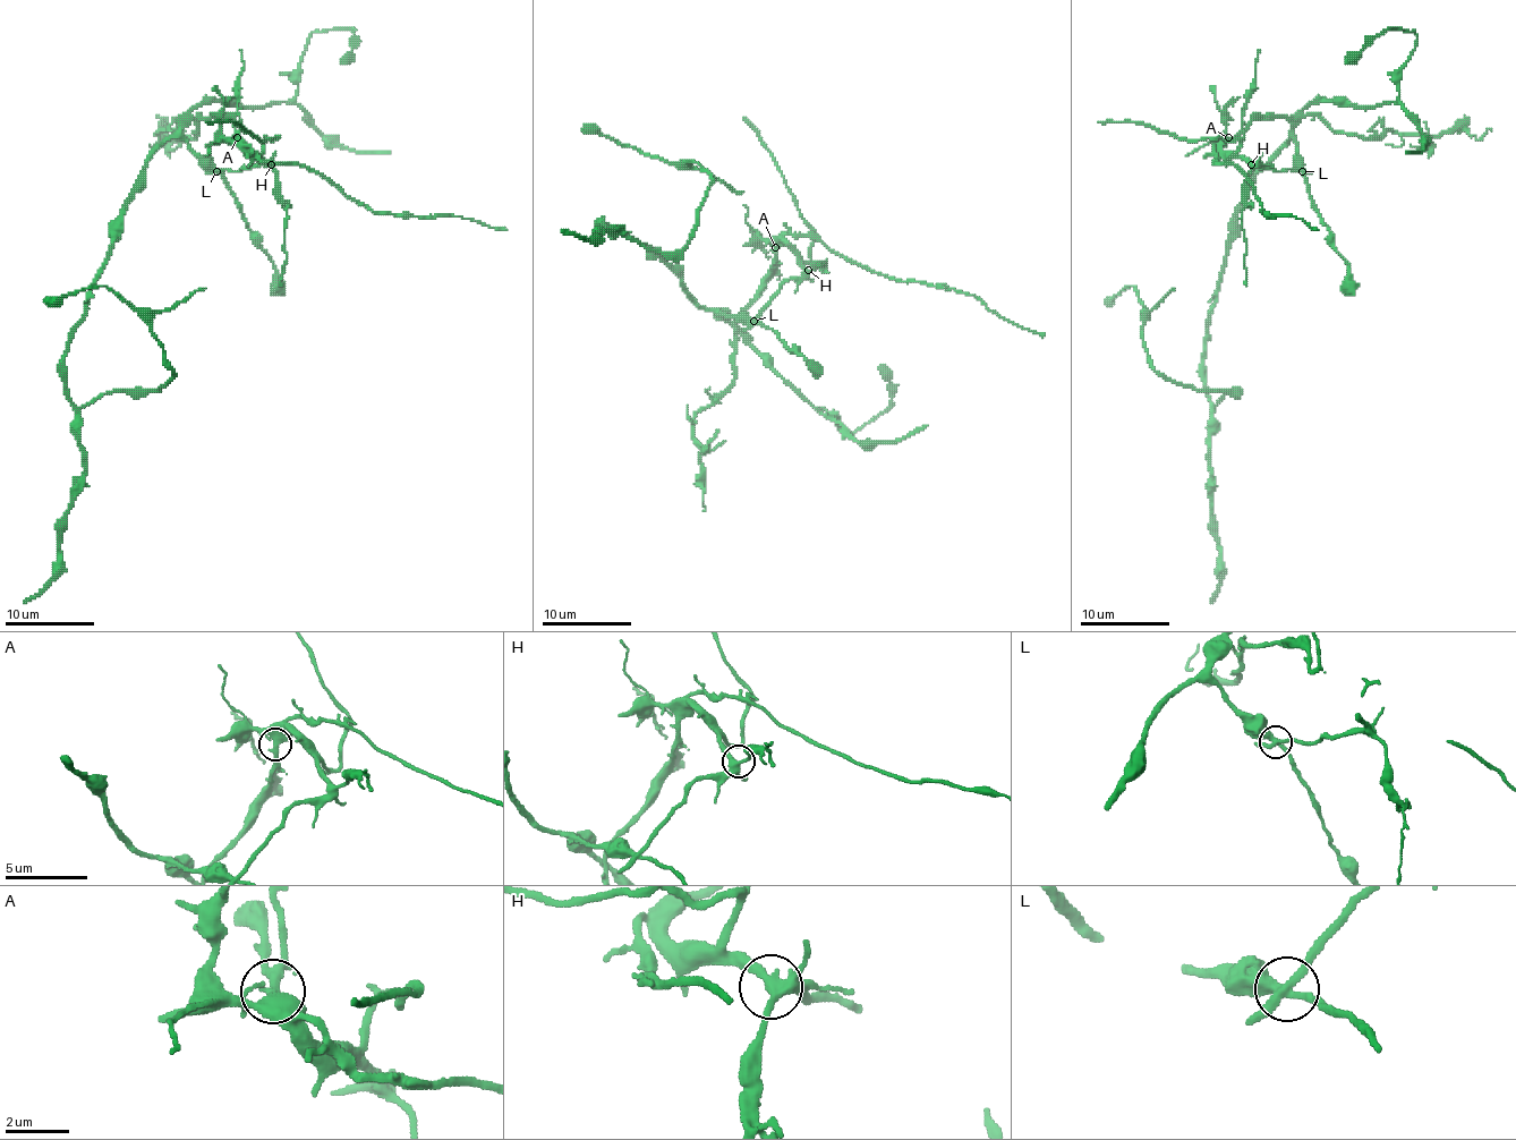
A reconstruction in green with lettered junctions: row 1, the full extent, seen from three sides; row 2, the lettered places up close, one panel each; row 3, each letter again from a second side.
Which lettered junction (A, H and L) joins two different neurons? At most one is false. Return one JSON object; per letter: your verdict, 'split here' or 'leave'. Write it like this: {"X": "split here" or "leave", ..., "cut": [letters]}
{"A": "leave", "H": "leave", "L": "split here", "cut": ["L"]}

